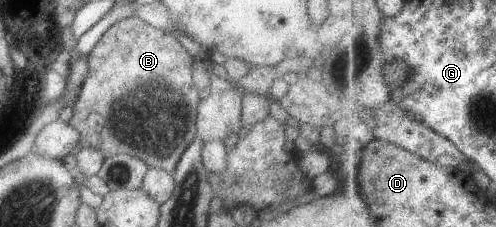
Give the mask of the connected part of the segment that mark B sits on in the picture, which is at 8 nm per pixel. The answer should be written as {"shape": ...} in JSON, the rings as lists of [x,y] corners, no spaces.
{"shape":[[[130,16],[126,19],[120,19],[113,23],[102,33],[102,37],[94,43],[94,47],[90,49],[88,53],[88,77],[82,82],[78,97],[71,106],[72,116],[67,122],[70,127],[74,127],[78,131],[78,147],[88,147],[98,149],[102,153],[103,158],[109,158],[110,156],[125,153],[138,159],[141,159],[148,168],[163,169],[166,173],[171,174],[182,155],[182,151],[192,143],[194,136],[197,134],[195,126],[195,117],[197,114],[197,105],[199,104],[201,93],[194,89],[194,83],[192,83],[192,59],[190,55],[186,53],[186,49],[170,35],[170,33],[164,33],[161,29],[138,19],[138,17]]]}

